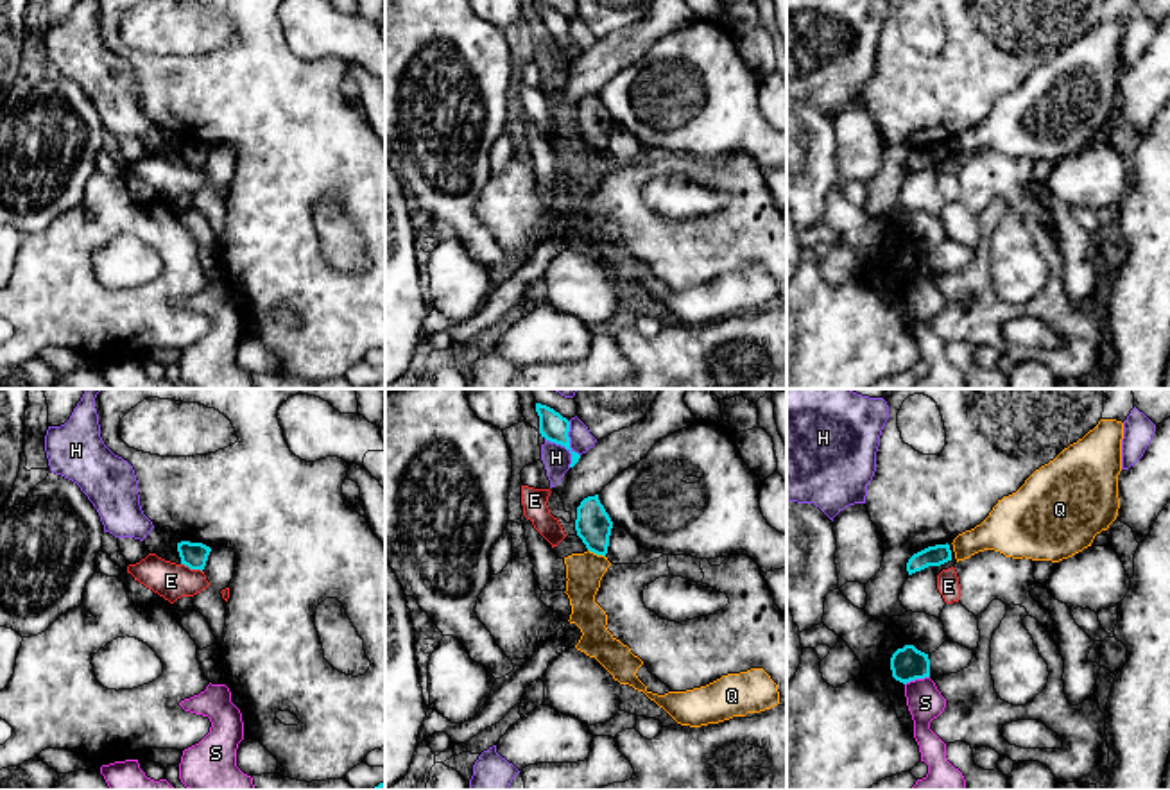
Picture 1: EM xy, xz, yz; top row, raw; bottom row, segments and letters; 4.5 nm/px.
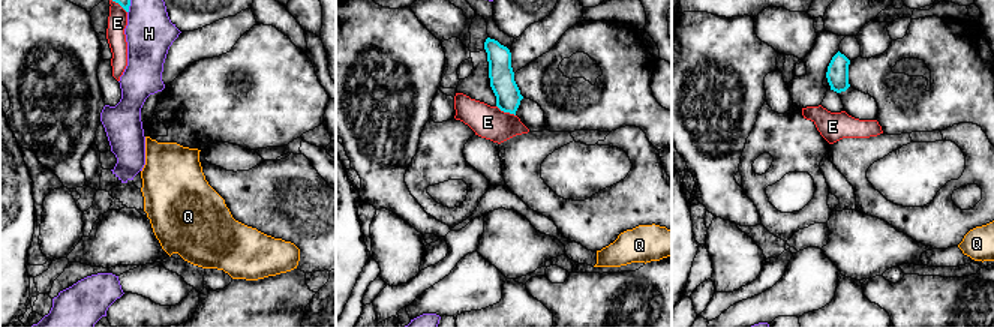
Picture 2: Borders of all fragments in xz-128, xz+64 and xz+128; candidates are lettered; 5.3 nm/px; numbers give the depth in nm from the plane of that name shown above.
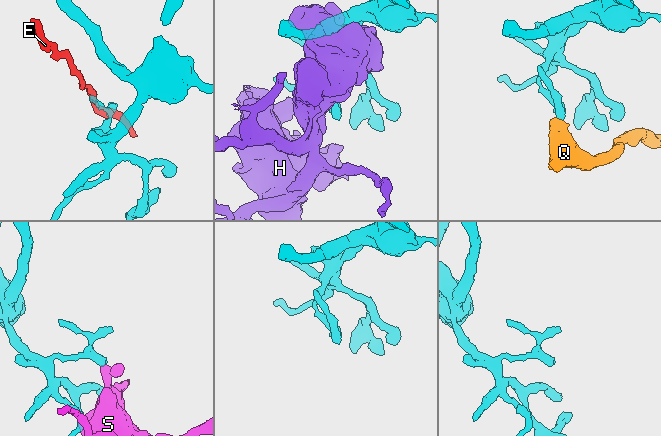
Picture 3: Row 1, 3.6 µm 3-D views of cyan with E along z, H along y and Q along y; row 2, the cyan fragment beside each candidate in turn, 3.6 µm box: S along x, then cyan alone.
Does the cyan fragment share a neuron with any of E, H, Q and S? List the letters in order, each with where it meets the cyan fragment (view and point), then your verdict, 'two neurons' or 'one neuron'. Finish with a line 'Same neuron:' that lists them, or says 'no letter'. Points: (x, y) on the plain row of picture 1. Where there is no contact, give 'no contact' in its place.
E: xy (192, 167) | two neurons
H: xz (568, 43) | two neurons
Q: xz (597, 153) | two neurons
S: yz (916, 276) | two neurons
Same neuron: no letter

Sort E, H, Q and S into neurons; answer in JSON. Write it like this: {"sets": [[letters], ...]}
{"sets": [["E"], ["H"], ["Q"], ["S"]]}

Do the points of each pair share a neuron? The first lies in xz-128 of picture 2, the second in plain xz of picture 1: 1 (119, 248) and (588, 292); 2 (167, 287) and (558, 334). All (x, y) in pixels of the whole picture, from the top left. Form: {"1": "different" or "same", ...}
{"1": "same", "2": "same"}

